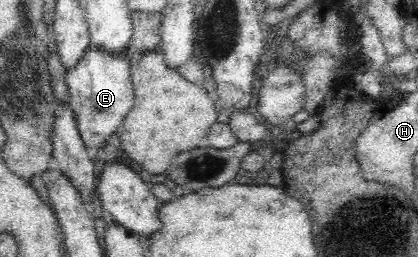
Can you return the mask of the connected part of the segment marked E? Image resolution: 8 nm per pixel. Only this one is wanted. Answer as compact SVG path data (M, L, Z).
M90 46L88 50L84 52L82 58L80 58L78 64L67 69L65 81L68 87L69 104L75 114L78 132L87 148L94 148L94 146L96 146L96 148L102 148L102 146L110 140L112 134L119 133L124 118L133 108L135 98L131 81L130 58L127 55L129 51L130 49L127 49L126 52L122 52L122 54L110 54L109 52L104 52L97 46Z

